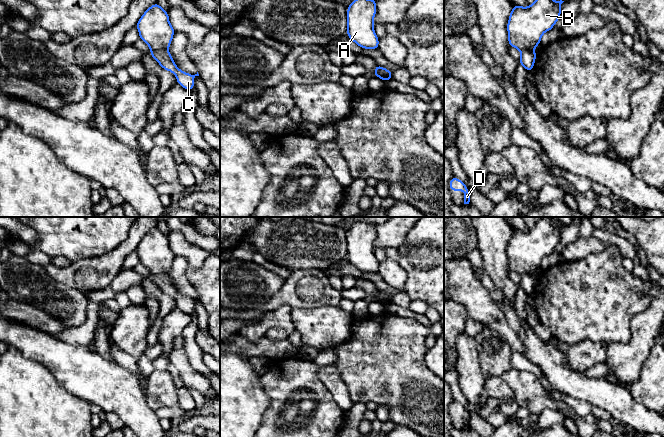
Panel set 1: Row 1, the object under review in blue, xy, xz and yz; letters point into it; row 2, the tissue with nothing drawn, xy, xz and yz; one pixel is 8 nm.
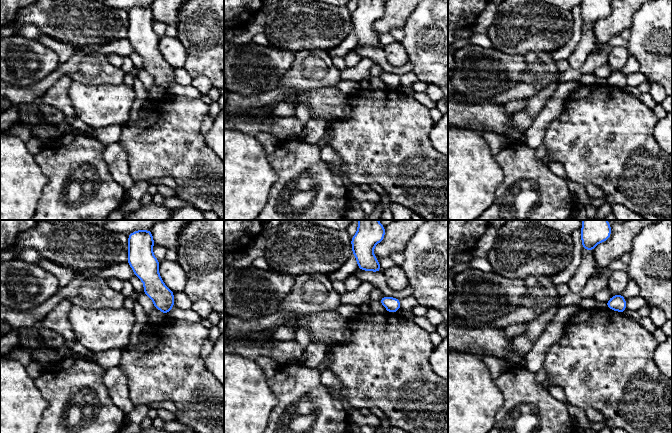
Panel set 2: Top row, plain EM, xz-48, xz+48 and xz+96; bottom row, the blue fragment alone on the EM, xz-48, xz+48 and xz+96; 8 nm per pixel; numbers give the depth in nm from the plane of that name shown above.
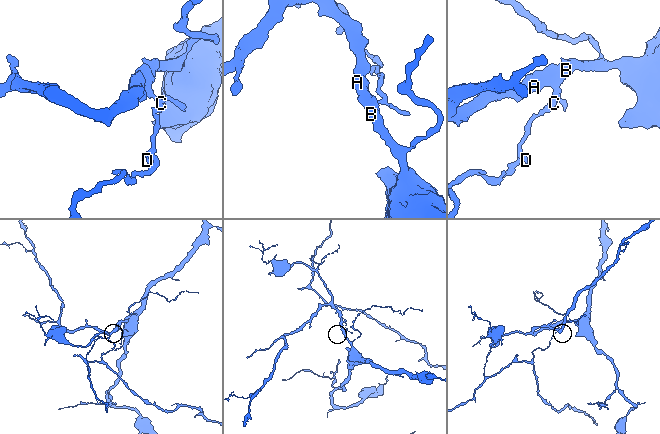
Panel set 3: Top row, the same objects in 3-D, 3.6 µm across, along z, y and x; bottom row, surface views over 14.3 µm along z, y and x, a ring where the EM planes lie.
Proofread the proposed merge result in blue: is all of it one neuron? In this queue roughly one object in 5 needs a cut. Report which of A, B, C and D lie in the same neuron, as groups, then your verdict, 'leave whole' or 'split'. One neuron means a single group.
groups A B / C D; split

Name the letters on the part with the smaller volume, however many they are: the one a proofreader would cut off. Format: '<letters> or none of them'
C, D

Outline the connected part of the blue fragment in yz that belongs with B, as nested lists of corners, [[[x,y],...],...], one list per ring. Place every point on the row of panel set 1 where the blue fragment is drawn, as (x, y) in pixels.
[[[535,0],[528,7],[512,6],[507,23],[509,46],[519,51],[533,51],[541,44],[542,35],[553,29],[560,19],[560,0]]]

